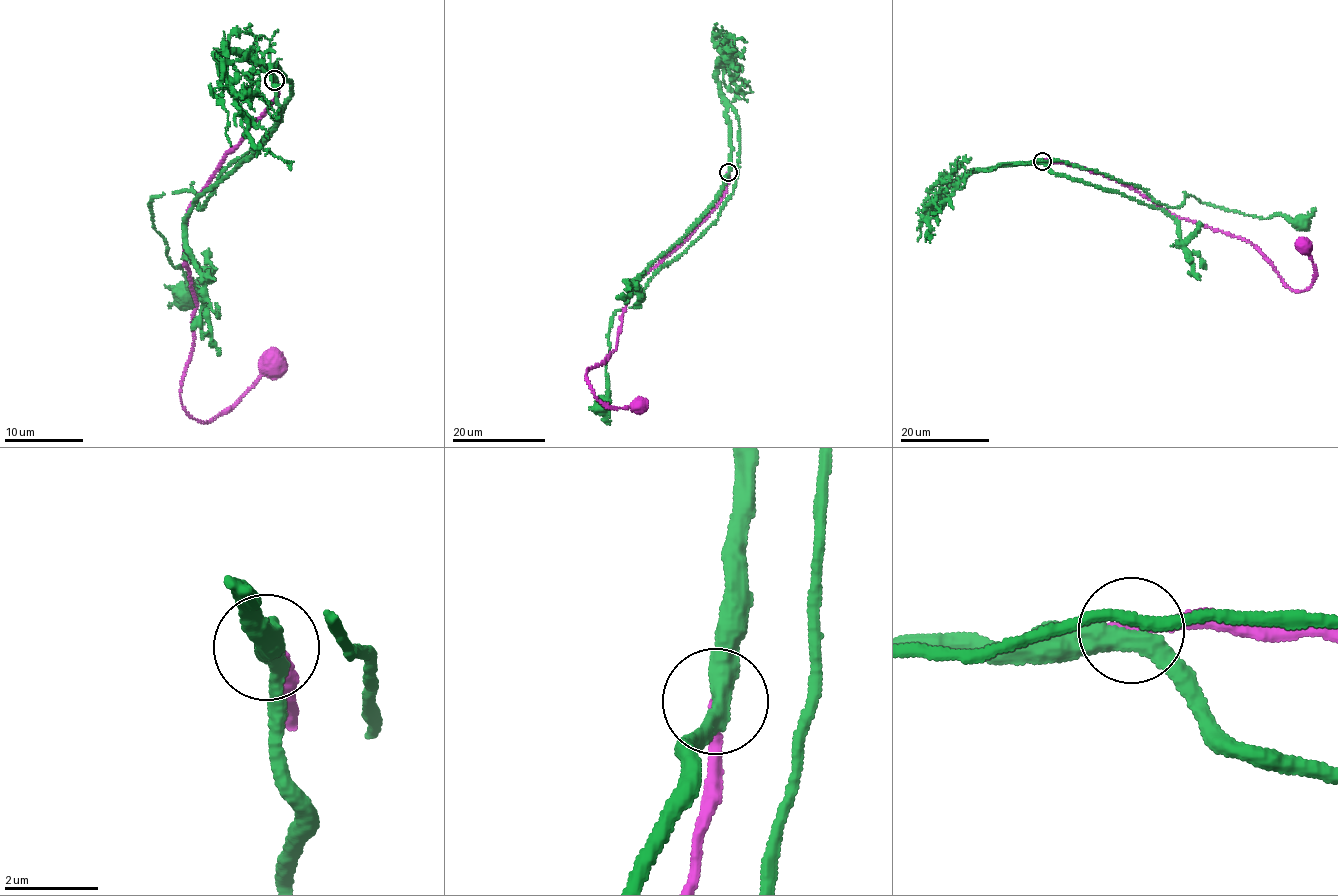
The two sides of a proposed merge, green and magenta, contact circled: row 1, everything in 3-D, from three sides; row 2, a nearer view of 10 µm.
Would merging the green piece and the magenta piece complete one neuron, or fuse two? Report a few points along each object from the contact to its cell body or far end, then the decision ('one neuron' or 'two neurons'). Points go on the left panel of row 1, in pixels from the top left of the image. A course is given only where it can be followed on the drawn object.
green via (274, 81), (245, 55), (278, 64), (293, 93), (202, 208), (191, 191), (151, 199), (188, 296) | magenta via (274, 79), (273, 102), (190, 209), (184, 249), (198, 304), (183, 407), (205, 423), (272, 362) | two neurons

